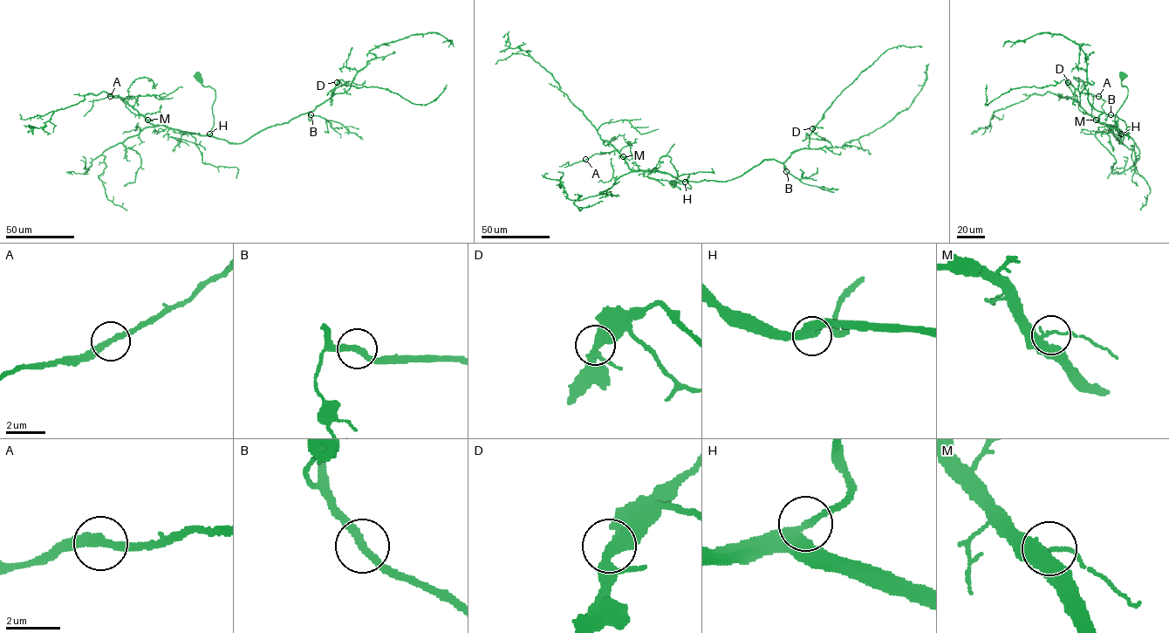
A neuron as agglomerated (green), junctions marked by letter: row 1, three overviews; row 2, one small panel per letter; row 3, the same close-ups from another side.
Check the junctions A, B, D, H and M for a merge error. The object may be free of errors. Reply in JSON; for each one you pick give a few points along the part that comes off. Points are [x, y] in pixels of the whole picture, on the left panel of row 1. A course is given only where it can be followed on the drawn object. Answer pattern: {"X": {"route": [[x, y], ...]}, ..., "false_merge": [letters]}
{"false_merge": []}

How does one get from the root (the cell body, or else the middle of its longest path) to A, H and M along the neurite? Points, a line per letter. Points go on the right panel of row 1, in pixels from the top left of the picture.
A: (1121, 76), (1121, 85), (1128, 92), (1115, 119), (1120, 135), (1090, 115), (1093, 97), (1099, 96)
H: (1121, 76), (1121, 85), (1127, 87), (1128, 92), (1115, 119), (1121, 134)
M: (1121, 76), (1121, 85), (1127, 87), (1128, 92), (1115, 119), (1121, 134), (1112, 133), (1110, 125), (1096, 120)

